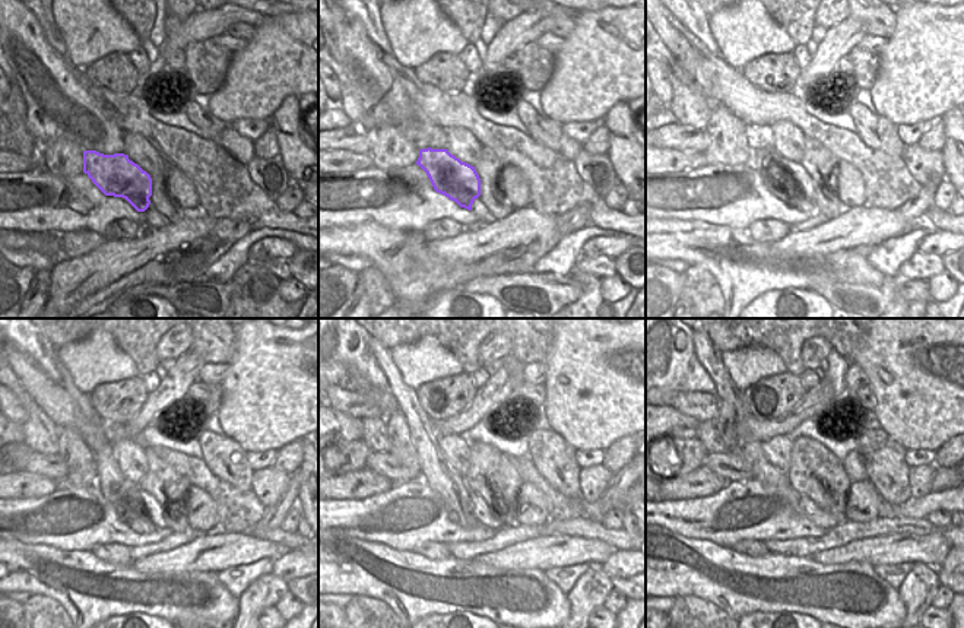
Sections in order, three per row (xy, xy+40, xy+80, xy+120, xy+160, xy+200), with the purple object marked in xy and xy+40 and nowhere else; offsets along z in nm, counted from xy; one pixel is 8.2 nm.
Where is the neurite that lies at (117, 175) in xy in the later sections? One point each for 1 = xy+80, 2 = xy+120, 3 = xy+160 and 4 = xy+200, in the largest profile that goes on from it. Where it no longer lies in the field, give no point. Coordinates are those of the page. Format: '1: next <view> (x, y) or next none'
1: next xy+80 (785, 192)
2: next xy+120 (154, 508)
3: next xy+160 (482, 513)
4: next xy+200 (809, 508)

